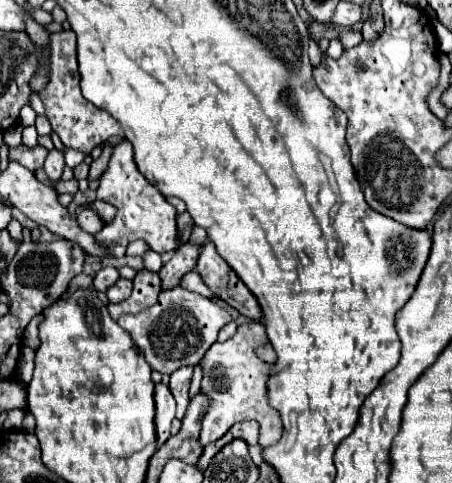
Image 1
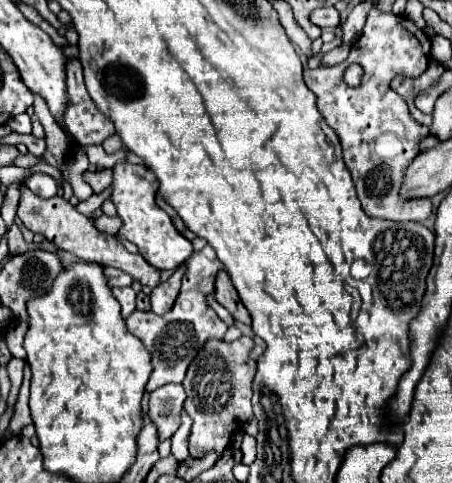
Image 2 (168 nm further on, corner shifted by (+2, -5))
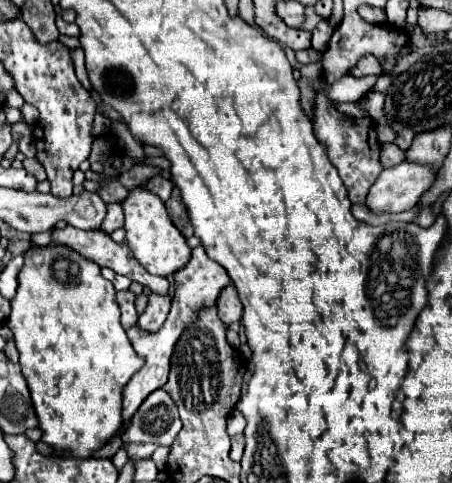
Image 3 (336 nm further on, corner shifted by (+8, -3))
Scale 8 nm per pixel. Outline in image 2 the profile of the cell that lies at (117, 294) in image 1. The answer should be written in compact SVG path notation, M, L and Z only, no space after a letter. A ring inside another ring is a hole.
M114 287L112 293L120 301L122 317L126 319L136 309L136 293L134 293L134 289L132 287Z

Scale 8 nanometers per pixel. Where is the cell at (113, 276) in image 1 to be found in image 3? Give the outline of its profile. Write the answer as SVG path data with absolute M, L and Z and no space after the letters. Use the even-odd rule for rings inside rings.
M104 267L104 269L102 269L102 275L104 275L108 281L112 281L112 285L114 285L118 291L128 289L128 287L130 287L130 283L132 283L128 277L118 275L118 273L114 273L114 271L112 271L112 269L108 269L108 267Z

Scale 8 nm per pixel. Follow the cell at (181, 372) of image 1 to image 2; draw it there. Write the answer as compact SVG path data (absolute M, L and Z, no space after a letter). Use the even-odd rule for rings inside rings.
M170 383L166 387L160 387L150 395L148 417L156 425L158 441L166 441L178 431L184 399L186 395L180 383Z

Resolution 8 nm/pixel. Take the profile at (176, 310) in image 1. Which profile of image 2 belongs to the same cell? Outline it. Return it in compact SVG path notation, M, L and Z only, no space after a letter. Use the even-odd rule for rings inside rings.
M206 245L200 253L194 253L186 261L186 273L182 277L182 291L174 307L166 315L160 317L160 315L154 315L152 311L134 311L126 319L128 331L136 335L152 355L154 371L146 385L148 393L152 393L154 389L166 383L182 383L188 365L194 359L196 351L202 349L202 343L206 343L206 339L210 337L224 339L224 333L228 331L228 327L226 323L220 321L220 317L214 313L214 309L206 301L206 297L214 293L214 281L220 271L224 271L224 265L216 257L214 249Z

